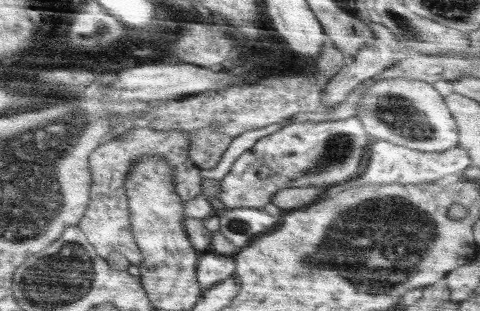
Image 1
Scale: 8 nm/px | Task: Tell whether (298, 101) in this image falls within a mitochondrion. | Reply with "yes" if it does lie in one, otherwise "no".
no

